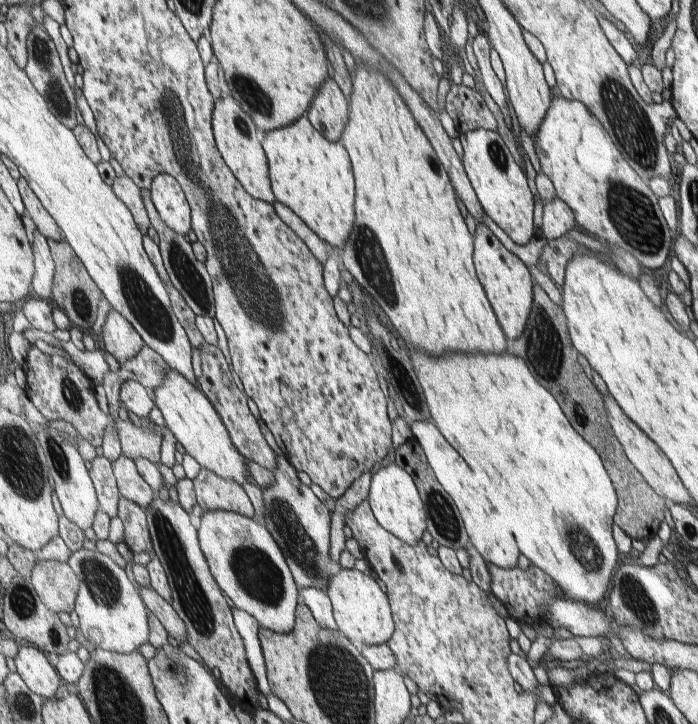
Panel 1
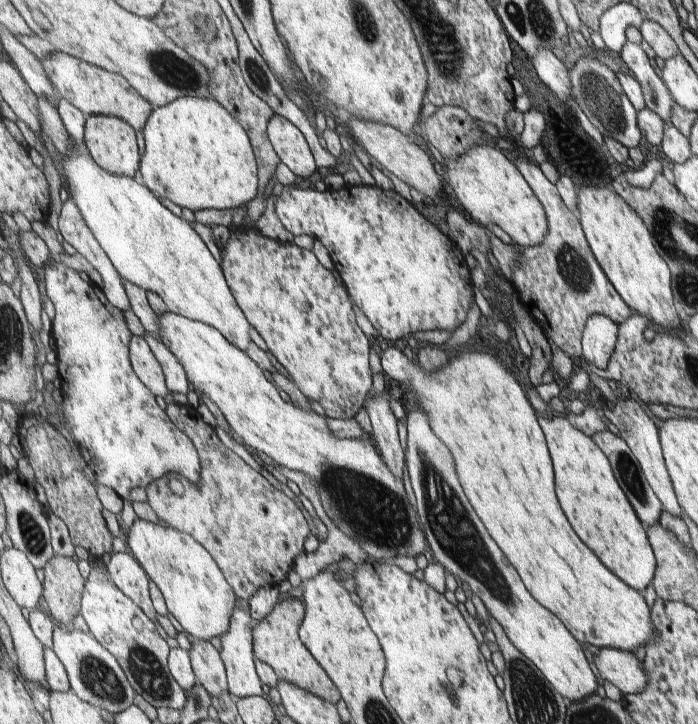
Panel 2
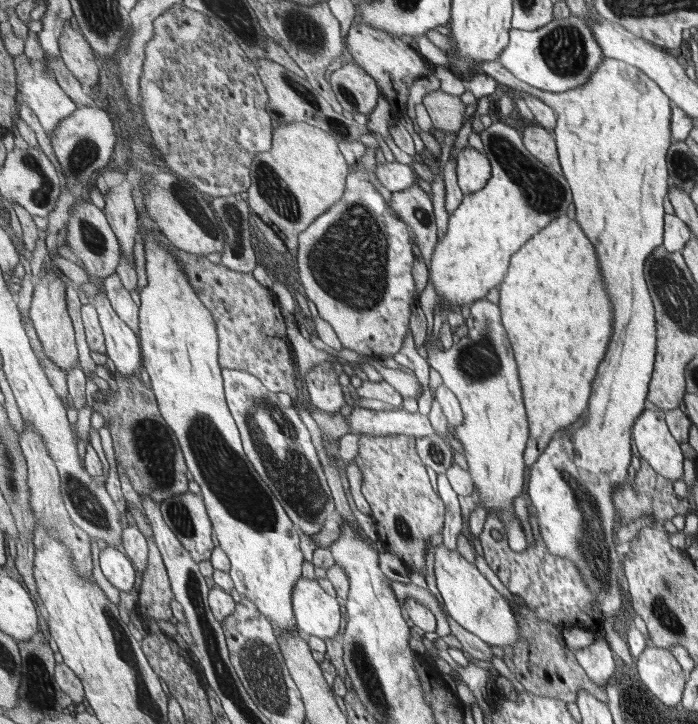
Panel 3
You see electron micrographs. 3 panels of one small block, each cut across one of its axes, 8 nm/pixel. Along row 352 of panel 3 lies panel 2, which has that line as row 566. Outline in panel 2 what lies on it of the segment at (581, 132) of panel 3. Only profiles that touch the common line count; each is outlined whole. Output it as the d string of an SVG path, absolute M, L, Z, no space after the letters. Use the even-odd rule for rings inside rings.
M552 413L546 417L540 417L540 423L549 442L550 453L554 461L558 499L575 532L578 532L583 542L595 551L595 554L603 561L603 564L607 565L607 568L611 569L611 572L614 572L623 582L631 585L631 588L643 592L653 582L657 559L654 548L651 546L647 526L637 516L622 484L619 484L610 458L602 448L599 448L593 437L577 428L567 416Z

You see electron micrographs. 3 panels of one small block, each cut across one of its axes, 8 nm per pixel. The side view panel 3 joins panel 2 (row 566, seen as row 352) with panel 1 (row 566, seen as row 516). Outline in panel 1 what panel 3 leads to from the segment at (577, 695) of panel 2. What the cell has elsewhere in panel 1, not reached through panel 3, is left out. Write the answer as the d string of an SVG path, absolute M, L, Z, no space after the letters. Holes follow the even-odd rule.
M433 420L417 421L411 424L413 438L417 439L425 451L427 460L433 467L439 482L456 502L462 514L470 542L481 554L487 564L493 563L504 569L512 569L517 566L521 551L517 544L513 531L505 522L504 517L493 508L491 500L486 493L486 488L476 480L474 469L470 464L453 448L453 445L443 436L443 433Z

